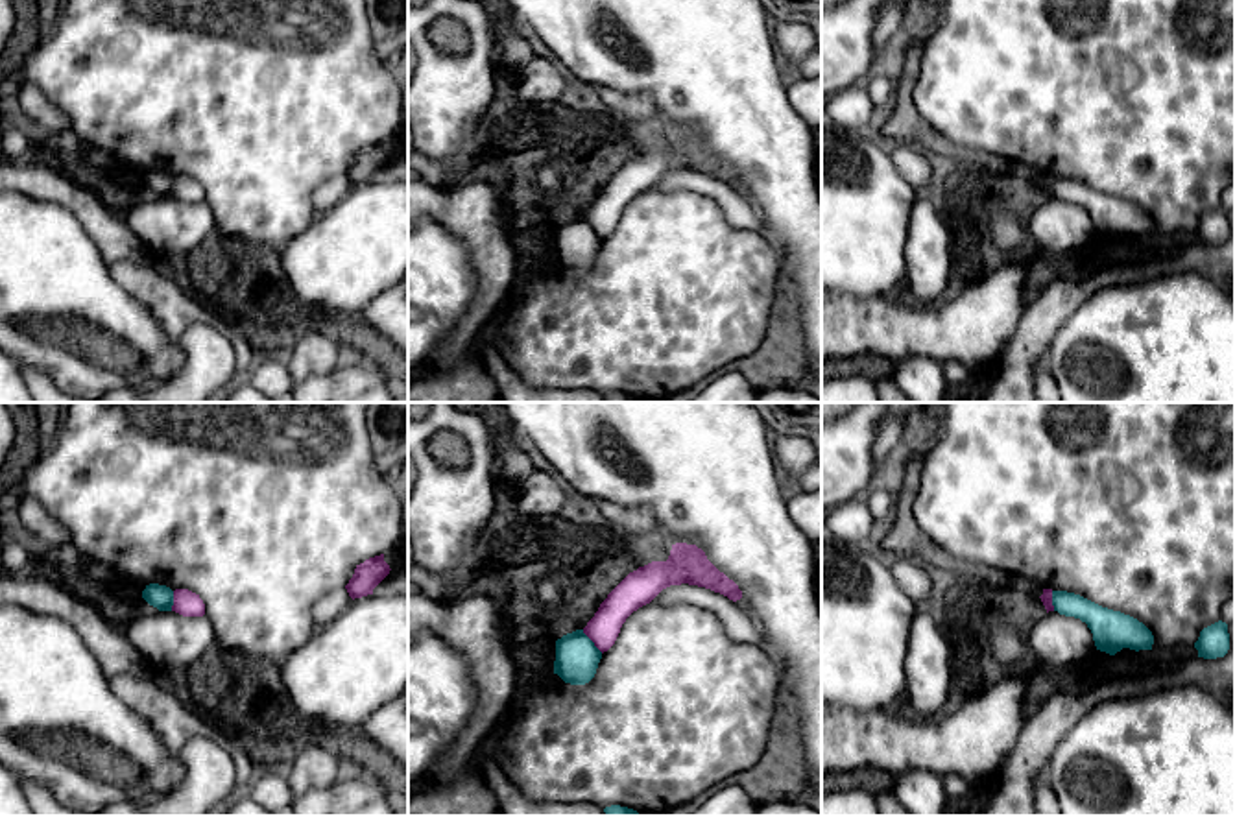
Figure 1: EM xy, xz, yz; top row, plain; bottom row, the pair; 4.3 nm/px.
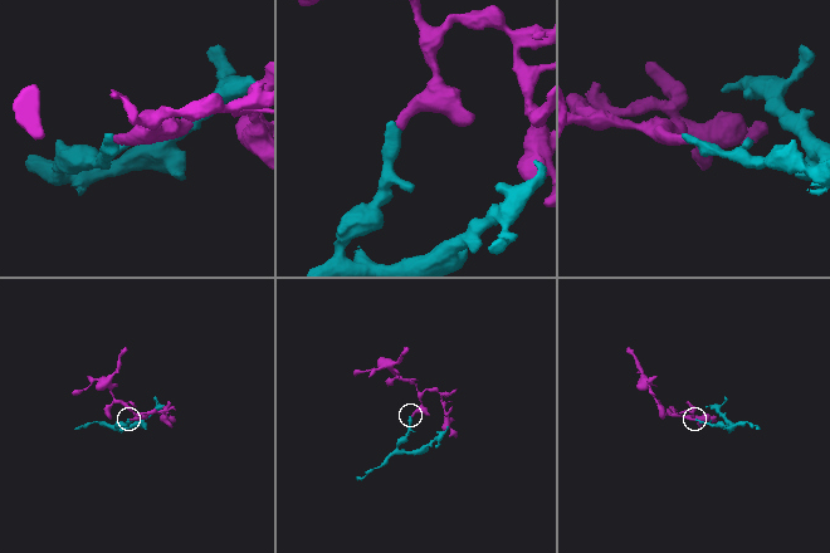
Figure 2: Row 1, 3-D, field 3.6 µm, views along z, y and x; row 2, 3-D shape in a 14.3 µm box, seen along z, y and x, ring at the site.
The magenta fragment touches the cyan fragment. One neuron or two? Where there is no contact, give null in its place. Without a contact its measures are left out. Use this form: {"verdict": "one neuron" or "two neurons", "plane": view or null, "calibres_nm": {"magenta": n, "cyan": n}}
{"verdict": "two neurons", "plane": "xz", "calibres_nm": {"magenta": 140, "cyan": 190}}

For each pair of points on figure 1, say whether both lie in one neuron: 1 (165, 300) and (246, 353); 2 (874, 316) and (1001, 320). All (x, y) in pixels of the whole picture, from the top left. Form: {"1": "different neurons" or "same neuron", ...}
{"1": "same neuron", "2": "same neuron"}

